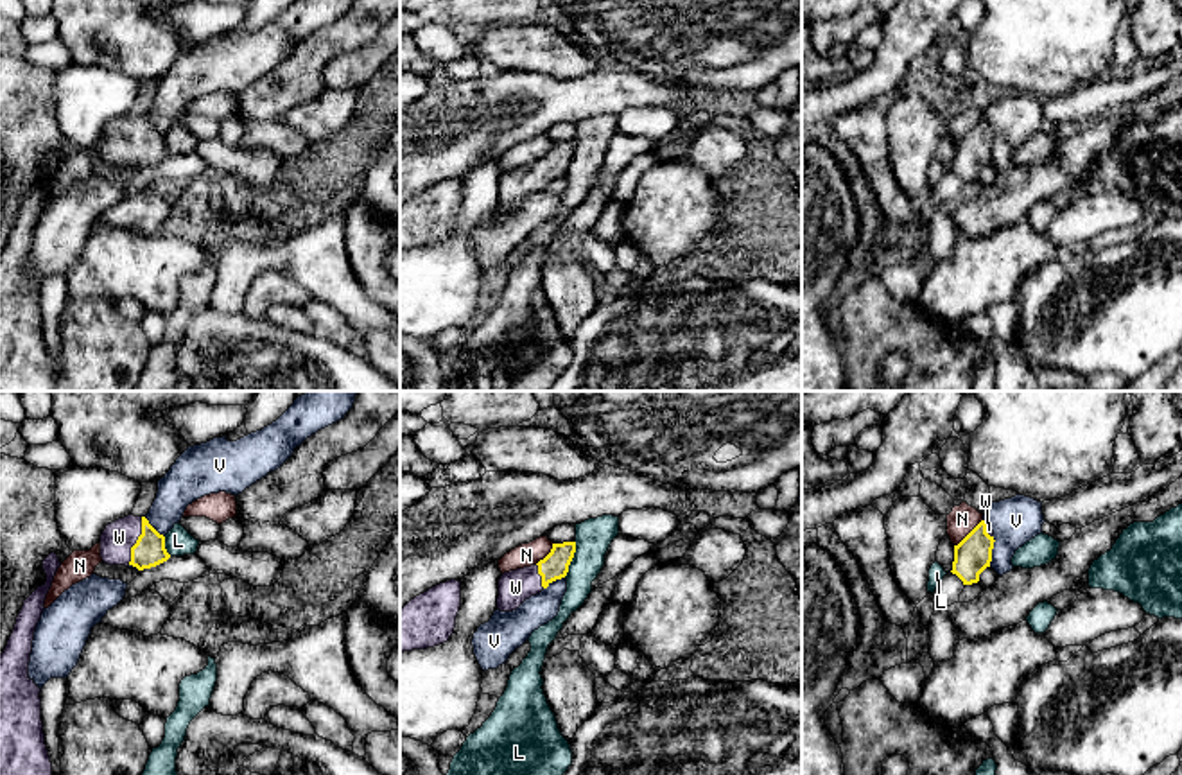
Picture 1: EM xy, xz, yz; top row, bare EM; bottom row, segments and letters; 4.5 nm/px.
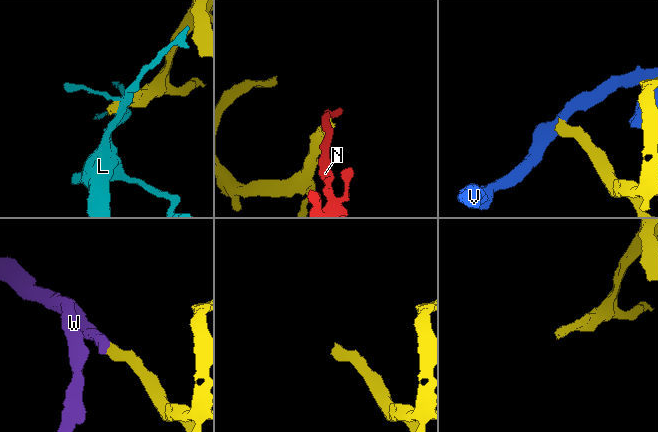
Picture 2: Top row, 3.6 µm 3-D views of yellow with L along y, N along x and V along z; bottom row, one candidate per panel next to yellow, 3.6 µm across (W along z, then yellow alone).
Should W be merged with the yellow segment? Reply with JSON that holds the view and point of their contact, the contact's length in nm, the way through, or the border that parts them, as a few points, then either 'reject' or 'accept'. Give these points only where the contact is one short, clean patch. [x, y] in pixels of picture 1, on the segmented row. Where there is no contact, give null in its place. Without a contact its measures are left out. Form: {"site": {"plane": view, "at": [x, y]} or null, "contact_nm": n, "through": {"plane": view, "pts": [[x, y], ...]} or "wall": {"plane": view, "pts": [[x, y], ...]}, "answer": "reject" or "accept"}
{"site": {"plane": "xy", "at": [137, 540]}, "contact_nm": 220, "through": {"plane": "xy", "pts": [[149, 549], [137, 540], [122, 540], [119, 537]]}, "answer": "accept"}

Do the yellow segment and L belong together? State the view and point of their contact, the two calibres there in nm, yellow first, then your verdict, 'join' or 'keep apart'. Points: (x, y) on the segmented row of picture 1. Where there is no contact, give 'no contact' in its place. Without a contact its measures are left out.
contact xz (573, 557); calibres 120 and 160 nm; keep apart

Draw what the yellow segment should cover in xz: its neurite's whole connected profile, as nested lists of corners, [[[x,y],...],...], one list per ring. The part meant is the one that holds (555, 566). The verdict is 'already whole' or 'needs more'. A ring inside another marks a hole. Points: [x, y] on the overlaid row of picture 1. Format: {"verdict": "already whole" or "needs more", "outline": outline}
{"verdict": "needs more", "outline": [[[576,542],[552,544],[551,553],[536,565],[504,572],[499,579],[497,608],[513,612],[552,581],[565,578],[574,553]]]}

